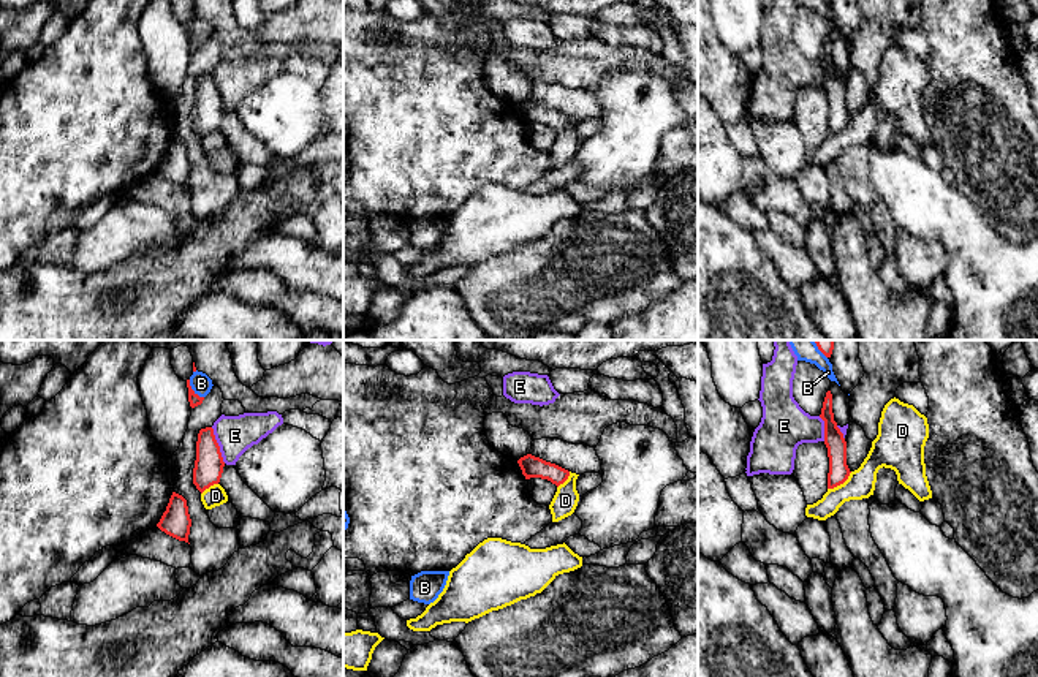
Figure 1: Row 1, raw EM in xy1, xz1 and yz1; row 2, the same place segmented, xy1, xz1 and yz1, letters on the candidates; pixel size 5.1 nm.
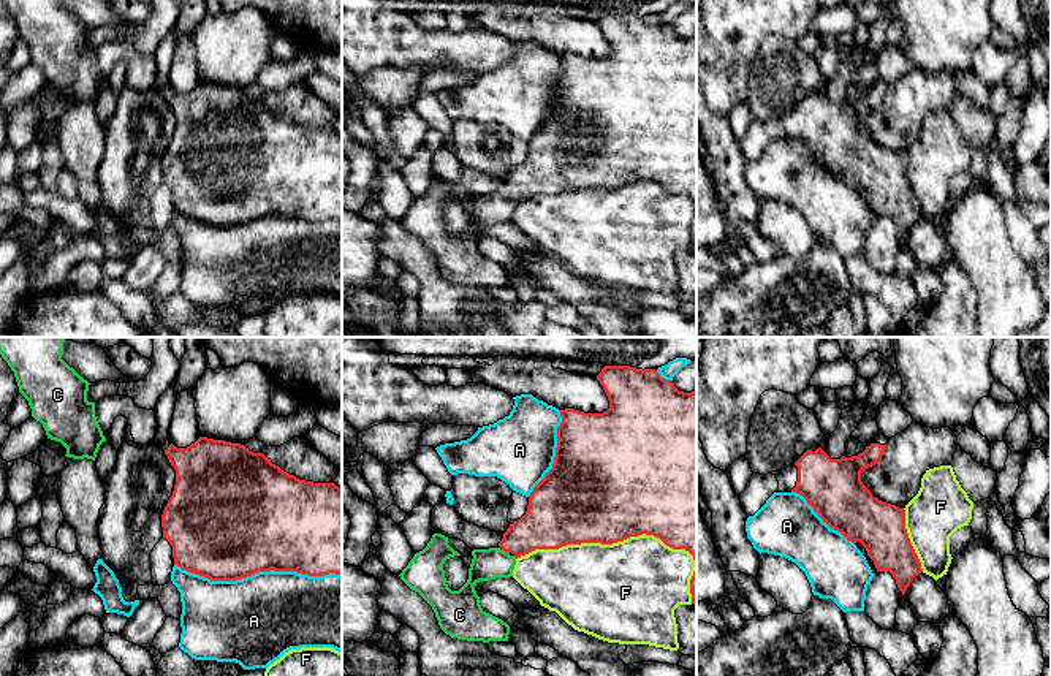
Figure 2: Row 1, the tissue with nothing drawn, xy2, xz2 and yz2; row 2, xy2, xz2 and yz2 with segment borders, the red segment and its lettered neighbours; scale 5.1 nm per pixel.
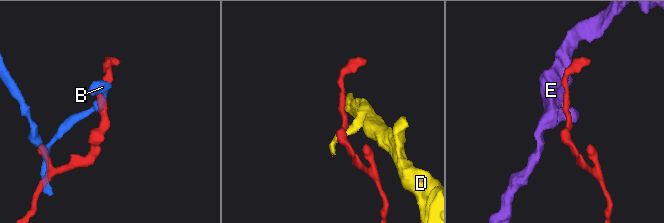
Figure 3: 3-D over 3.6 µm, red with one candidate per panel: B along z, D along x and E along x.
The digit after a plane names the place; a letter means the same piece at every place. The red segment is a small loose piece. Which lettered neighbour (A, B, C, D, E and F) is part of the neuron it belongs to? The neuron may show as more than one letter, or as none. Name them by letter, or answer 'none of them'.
C

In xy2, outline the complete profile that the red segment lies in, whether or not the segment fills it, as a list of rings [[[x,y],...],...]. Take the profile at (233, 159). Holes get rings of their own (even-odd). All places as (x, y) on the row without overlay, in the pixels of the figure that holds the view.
[[[199,82],[187,93],[165,95],[176,116],[176,130],[163,160],[163,184],[173,192],[174,211],[211,226],[236,226],[258,217],[296,217],[309,222],[342,222],[342,135],[334,128],[299,125],[263,98],[241,89]]]

